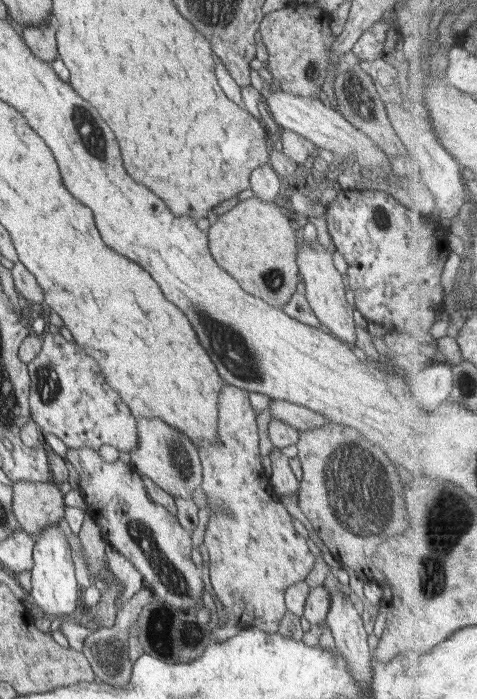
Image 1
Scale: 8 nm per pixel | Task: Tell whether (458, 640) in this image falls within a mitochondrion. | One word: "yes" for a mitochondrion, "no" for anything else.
no

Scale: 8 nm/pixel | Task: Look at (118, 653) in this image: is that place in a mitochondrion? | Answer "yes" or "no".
no

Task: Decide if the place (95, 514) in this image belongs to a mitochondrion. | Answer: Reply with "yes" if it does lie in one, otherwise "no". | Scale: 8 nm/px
no

